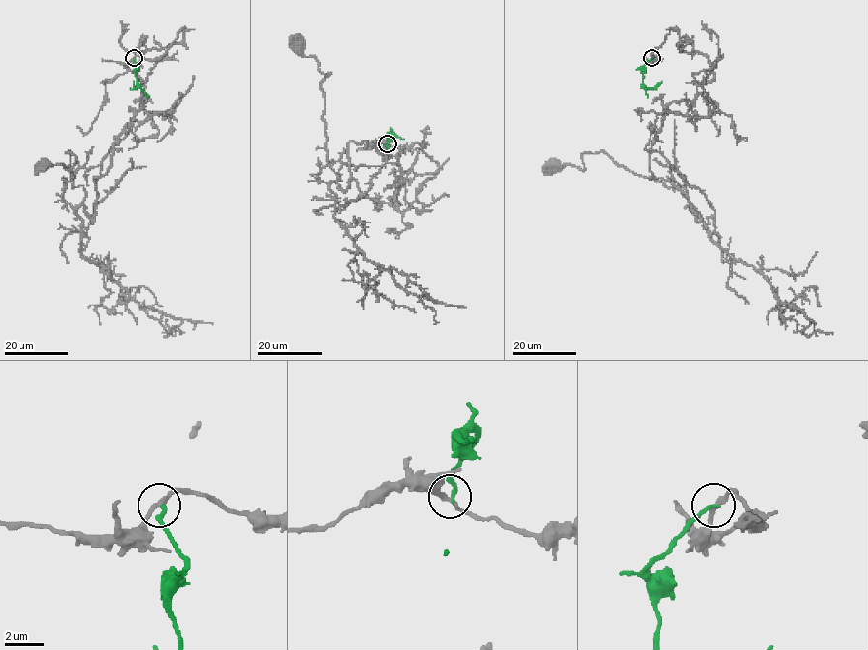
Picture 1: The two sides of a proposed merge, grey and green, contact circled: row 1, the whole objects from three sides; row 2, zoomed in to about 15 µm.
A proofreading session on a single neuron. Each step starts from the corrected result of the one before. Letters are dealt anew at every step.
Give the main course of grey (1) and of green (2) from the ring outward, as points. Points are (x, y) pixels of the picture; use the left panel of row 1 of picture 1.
1: (134, 58), (158, 60), (185, 28), (140, 54), (147, 101), (94, 177), (93, 222), (75, 156), (41, 163)
2: (134, 58), (138, 68), (135, 89), (133, 81)

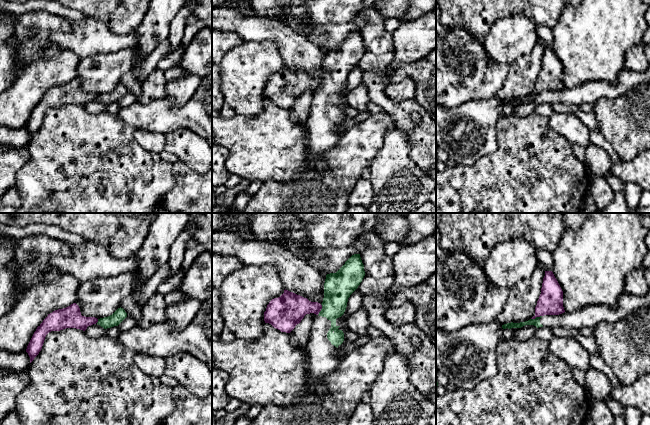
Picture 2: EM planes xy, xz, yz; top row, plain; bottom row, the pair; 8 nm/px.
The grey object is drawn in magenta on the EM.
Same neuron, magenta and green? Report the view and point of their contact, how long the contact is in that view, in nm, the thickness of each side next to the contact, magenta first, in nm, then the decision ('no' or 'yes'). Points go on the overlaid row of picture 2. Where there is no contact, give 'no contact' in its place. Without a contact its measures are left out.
xz (321, 308) | 90 nm | 260/240 nm | no

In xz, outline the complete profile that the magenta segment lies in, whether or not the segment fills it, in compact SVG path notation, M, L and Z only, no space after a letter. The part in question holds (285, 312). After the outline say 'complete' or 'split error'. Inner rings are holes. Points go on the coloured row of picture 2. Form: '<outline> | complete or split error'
M285 289L280 297L272 299L267 305L264 321L281 332L290 333L306 314L318 315L321 309L320 303Z | complete

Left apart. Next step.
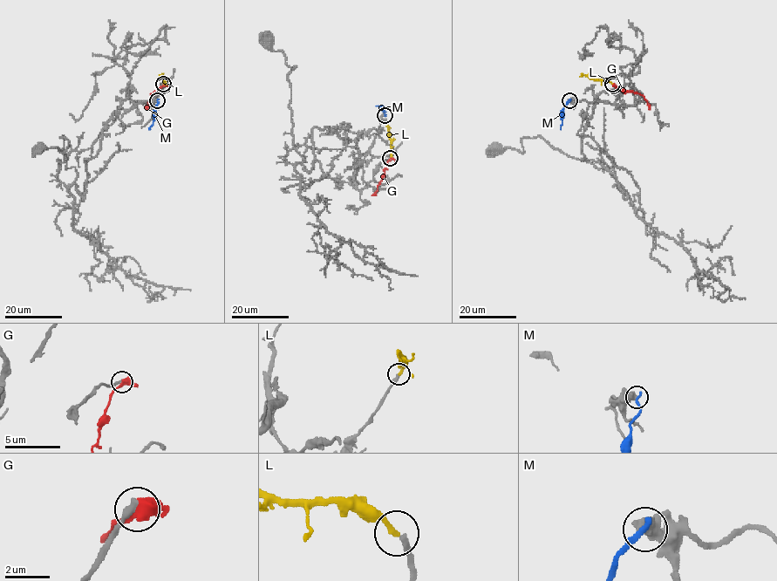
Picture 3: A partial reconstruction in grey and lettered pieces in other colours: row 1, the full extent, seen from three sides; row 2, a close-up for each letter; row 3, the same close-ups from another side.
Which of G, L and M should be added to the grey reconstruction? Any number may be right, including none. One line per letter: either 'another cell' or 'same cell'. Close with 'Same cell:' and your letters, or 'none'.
G: another cell
L: another cell
M: another cell
Same cell: none

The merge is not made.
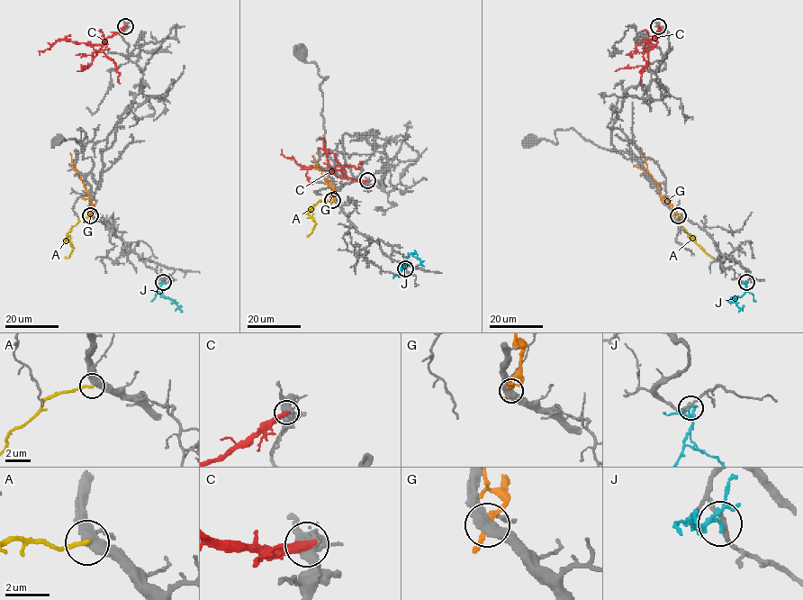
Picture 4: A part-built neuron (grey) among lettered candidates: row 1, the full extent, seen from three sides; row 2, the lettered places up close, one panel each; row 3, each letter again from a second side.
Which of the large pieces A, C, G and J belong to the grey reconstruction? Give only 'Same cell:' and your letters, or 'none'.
Same cell: A

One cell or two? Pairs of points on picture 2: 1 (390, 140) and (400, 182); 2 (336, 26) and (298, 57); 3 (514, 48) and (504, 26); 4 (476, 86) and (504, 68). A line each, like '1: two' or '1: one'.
1: one
2: two
3: one
4: one

